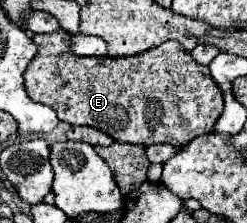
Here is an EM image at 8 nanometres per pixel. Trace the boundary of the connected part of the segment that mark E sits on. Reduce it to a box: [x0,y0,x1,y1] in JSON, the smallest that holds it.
[25,32,223,148]

